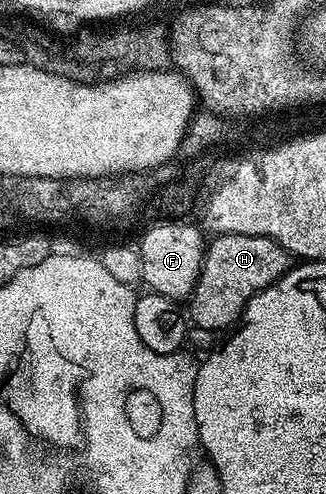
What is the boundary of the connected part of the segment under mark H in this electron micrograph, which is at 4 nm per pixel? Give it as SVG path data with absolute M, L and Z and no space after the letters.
M219 234L209 239L202 255L202 271L188 299L188 318L202 330L233 327L242 317L246 302L264 288L286 275L292 265L291 255L282 246L264 236Z

